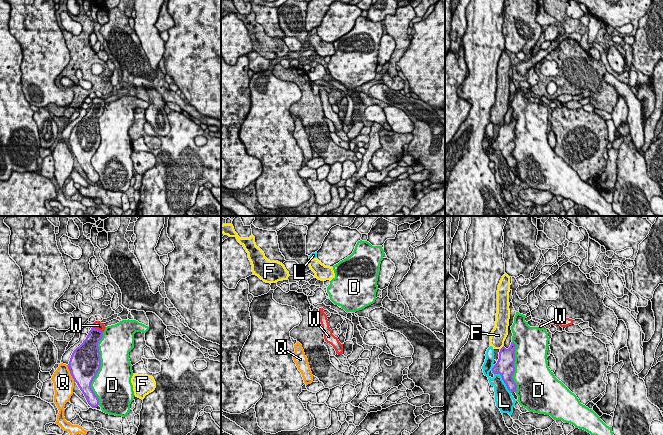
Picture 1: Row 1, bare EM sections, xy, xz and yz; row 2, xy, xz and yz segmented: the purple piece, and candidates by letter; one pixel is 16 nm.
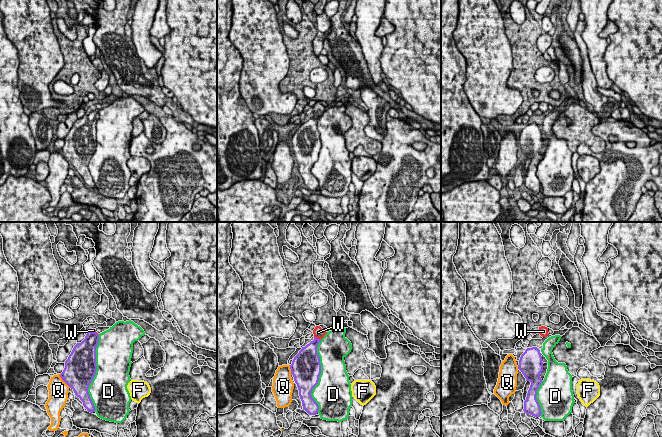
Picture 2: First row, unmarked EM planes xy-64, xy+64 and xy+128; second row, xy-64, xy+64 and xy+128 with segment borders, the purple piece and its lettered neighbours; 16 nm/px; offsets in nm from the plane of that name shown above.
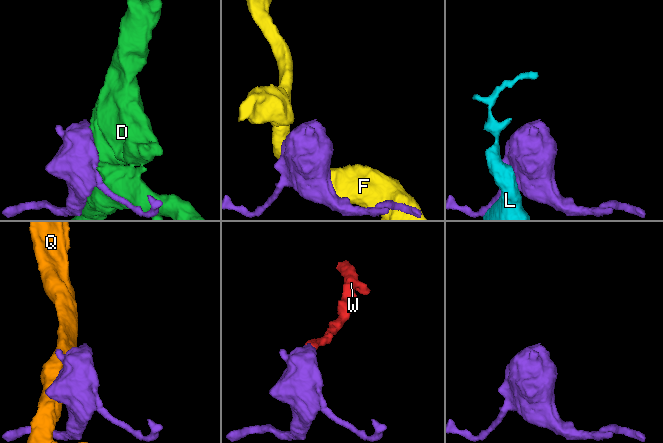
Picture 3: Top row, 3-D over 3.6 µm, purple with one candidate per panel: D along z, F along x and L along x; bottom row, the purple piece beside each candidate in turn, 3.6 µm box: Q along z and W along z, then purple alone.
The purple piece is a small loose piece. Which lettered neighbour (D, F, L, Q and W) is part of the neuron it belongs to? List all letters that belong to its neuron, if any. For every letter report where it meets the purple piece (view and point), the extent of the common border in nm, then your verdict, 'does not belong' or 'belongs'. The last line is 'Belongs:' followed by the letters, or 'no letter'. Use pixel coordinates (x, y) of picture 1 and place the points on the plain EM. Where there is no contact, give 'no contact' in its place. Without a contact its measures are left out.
D: contact xy (99, 144); length 1150 nm; does not belong
F: contact yz (502, 123); length 100 nm; does not belong
L: contact yz (502, 155); length 440 nm; does not belong
Q: contact xy (70, 149); length 320 nm; does not belong
W: contact xy (97, 105); length 200 nm; belongs
Belongs: W

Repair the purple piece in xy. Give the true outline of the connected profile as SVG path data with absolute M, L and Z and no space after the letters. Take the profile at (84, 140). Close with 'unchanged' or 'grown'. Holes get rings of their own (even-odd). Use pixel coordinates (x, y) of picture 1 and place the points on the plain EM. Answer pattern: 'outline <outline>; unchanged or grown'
outline M95 97L86 115L73 127L67 141L74 158L77 159L92 184L99 181L99 175L93 168L91 159L100 146L98 119L103 113L105 104L104 99Z; grown

